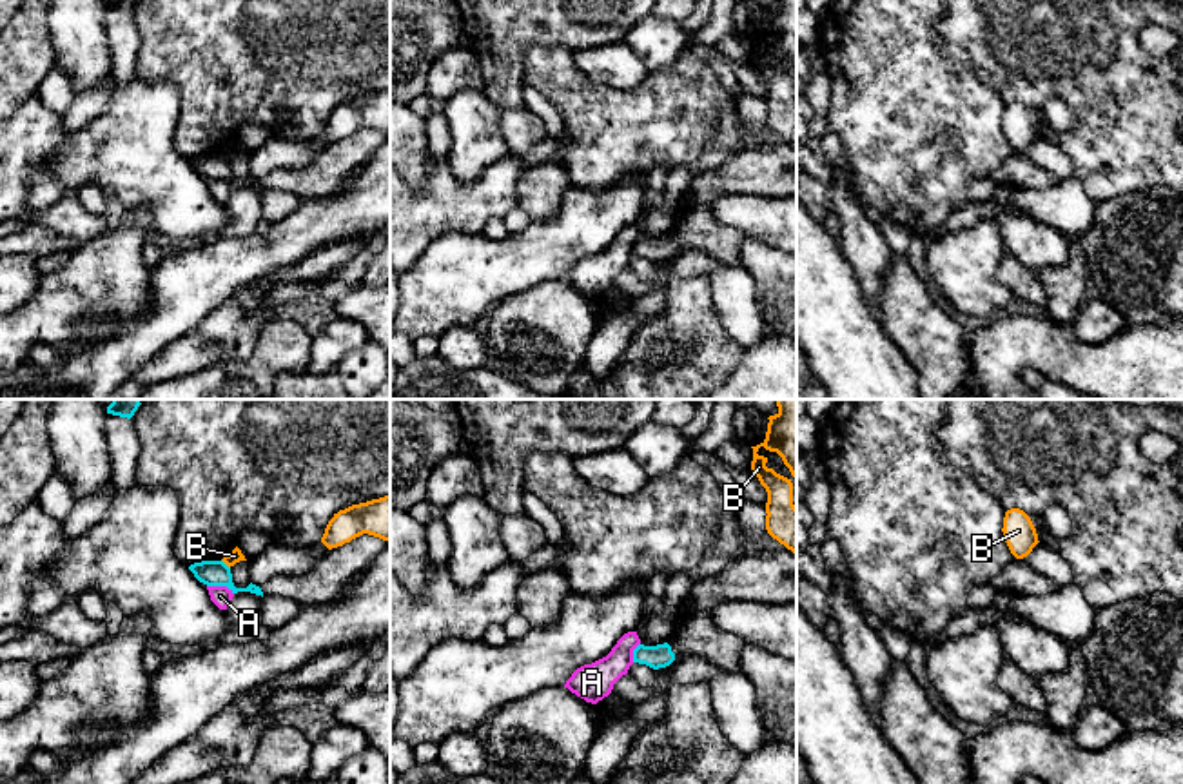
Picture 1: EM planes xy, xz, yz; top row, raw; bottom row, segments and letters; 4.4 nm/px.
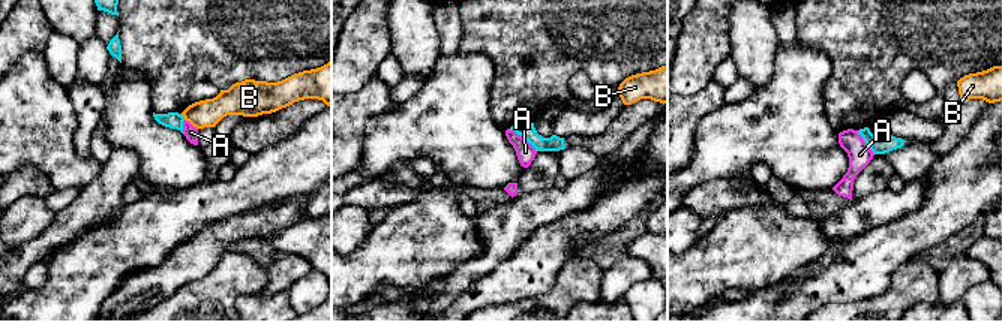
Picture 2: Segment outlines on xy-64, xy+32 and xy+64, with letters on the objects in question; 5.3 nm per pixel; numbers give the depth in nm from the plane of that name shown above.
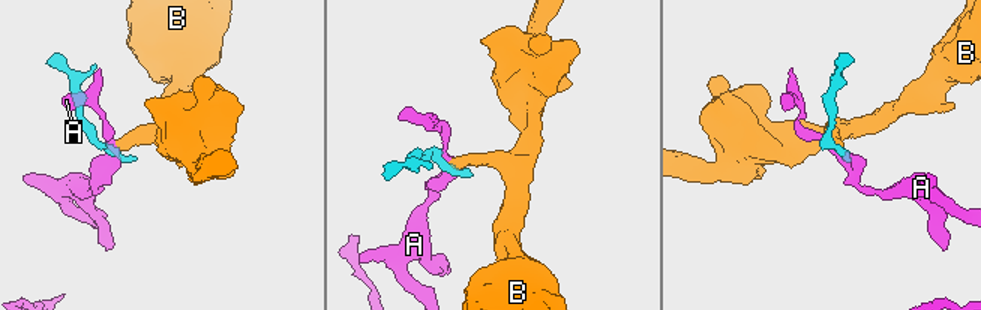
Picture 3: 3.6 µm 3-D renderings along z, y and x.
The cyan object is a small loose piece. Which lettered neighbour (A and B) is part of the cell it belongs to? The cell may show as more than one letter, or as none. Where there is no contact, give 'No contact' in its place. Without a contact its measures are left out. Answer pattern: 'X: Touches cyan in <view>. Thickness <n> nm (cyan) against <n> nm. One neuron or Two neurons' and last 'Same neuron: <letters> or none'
A: Touches cyan in xy. Thickness 110 nm (cyan) against 90 nm. Two neurons
B: Touches cyan in xy. Thickness 110 nm (cyan) against 60 nm. Two neurons
Same neuron: none

